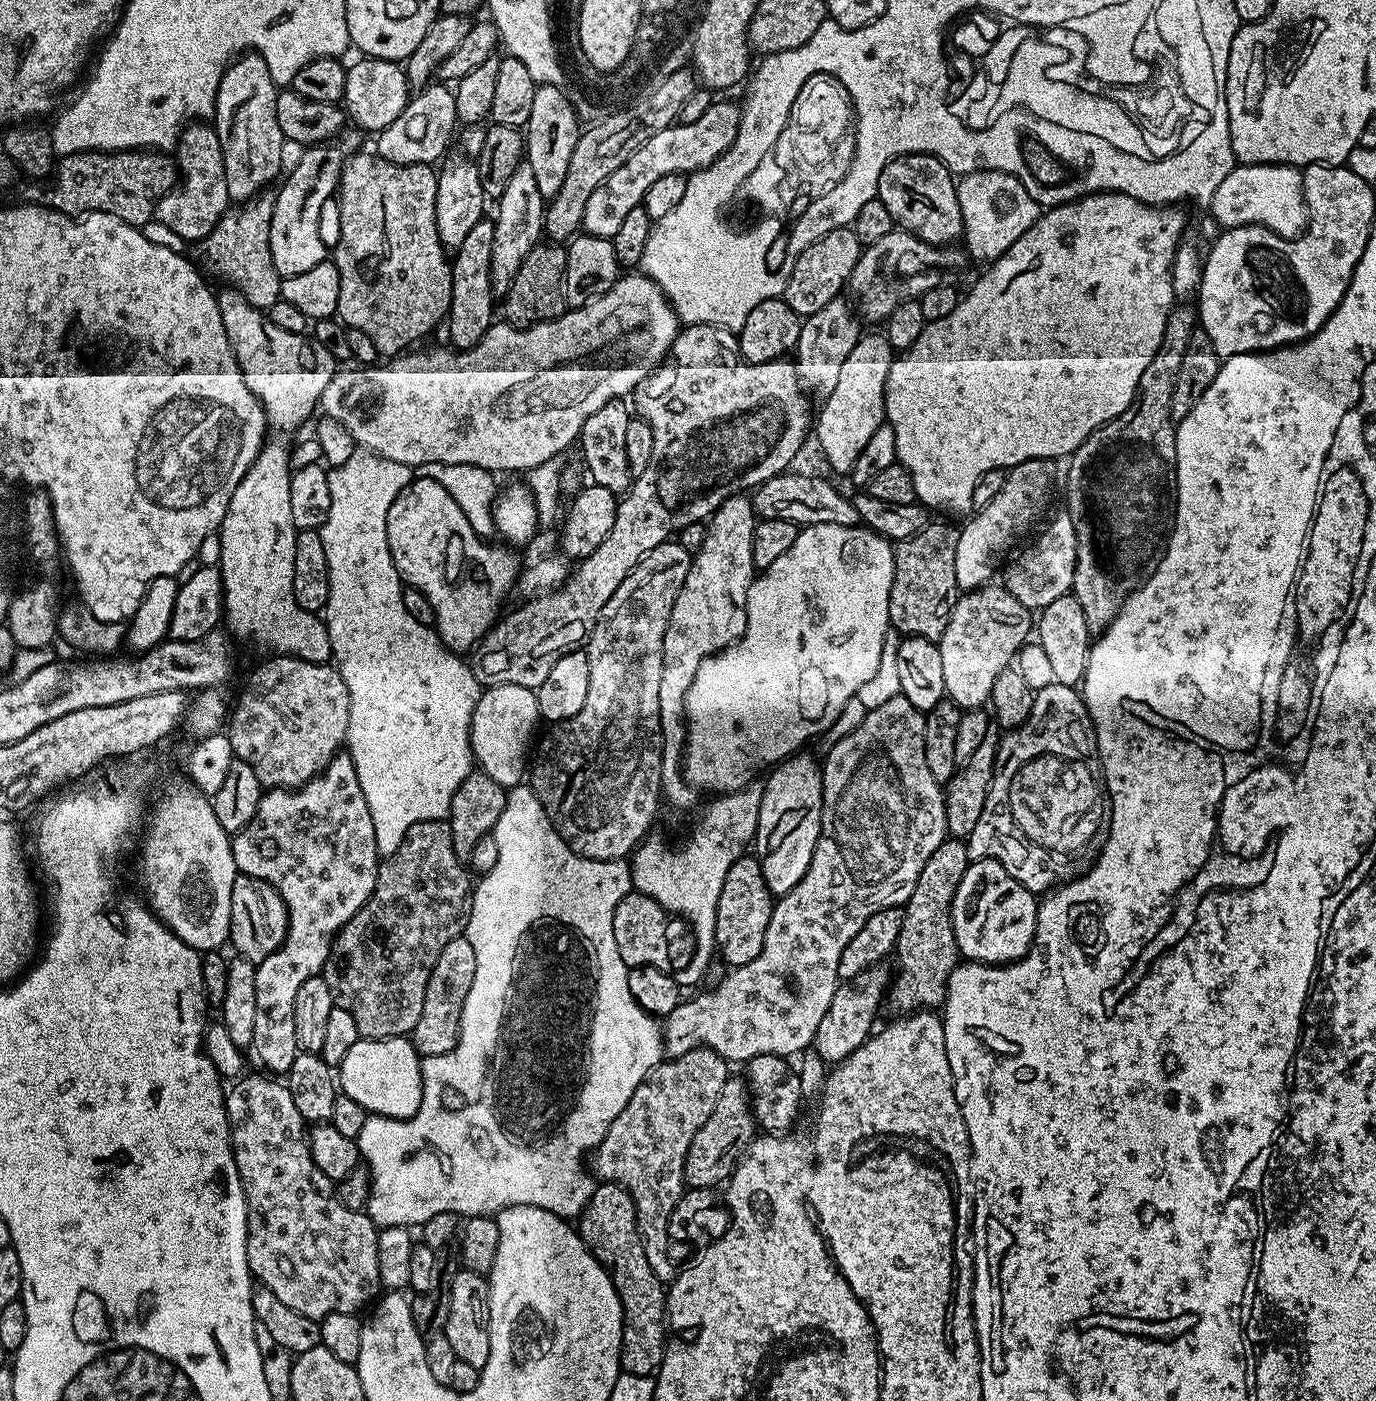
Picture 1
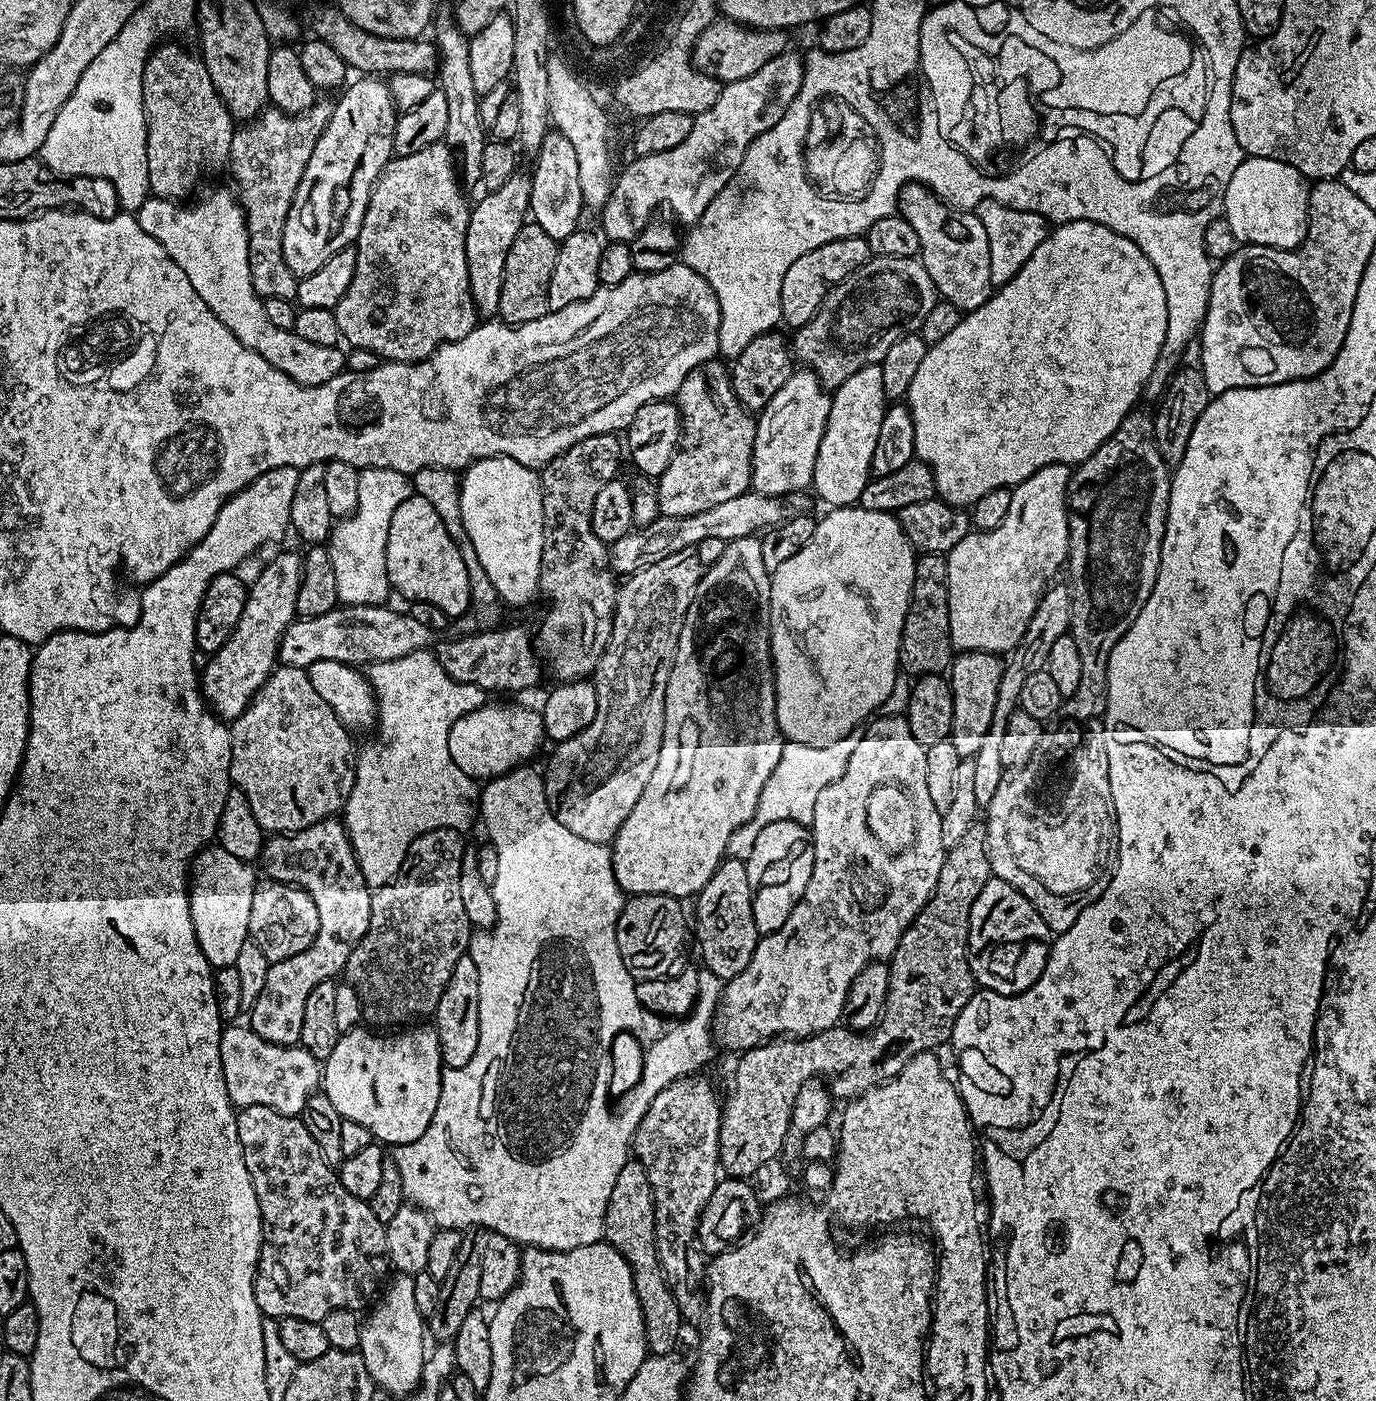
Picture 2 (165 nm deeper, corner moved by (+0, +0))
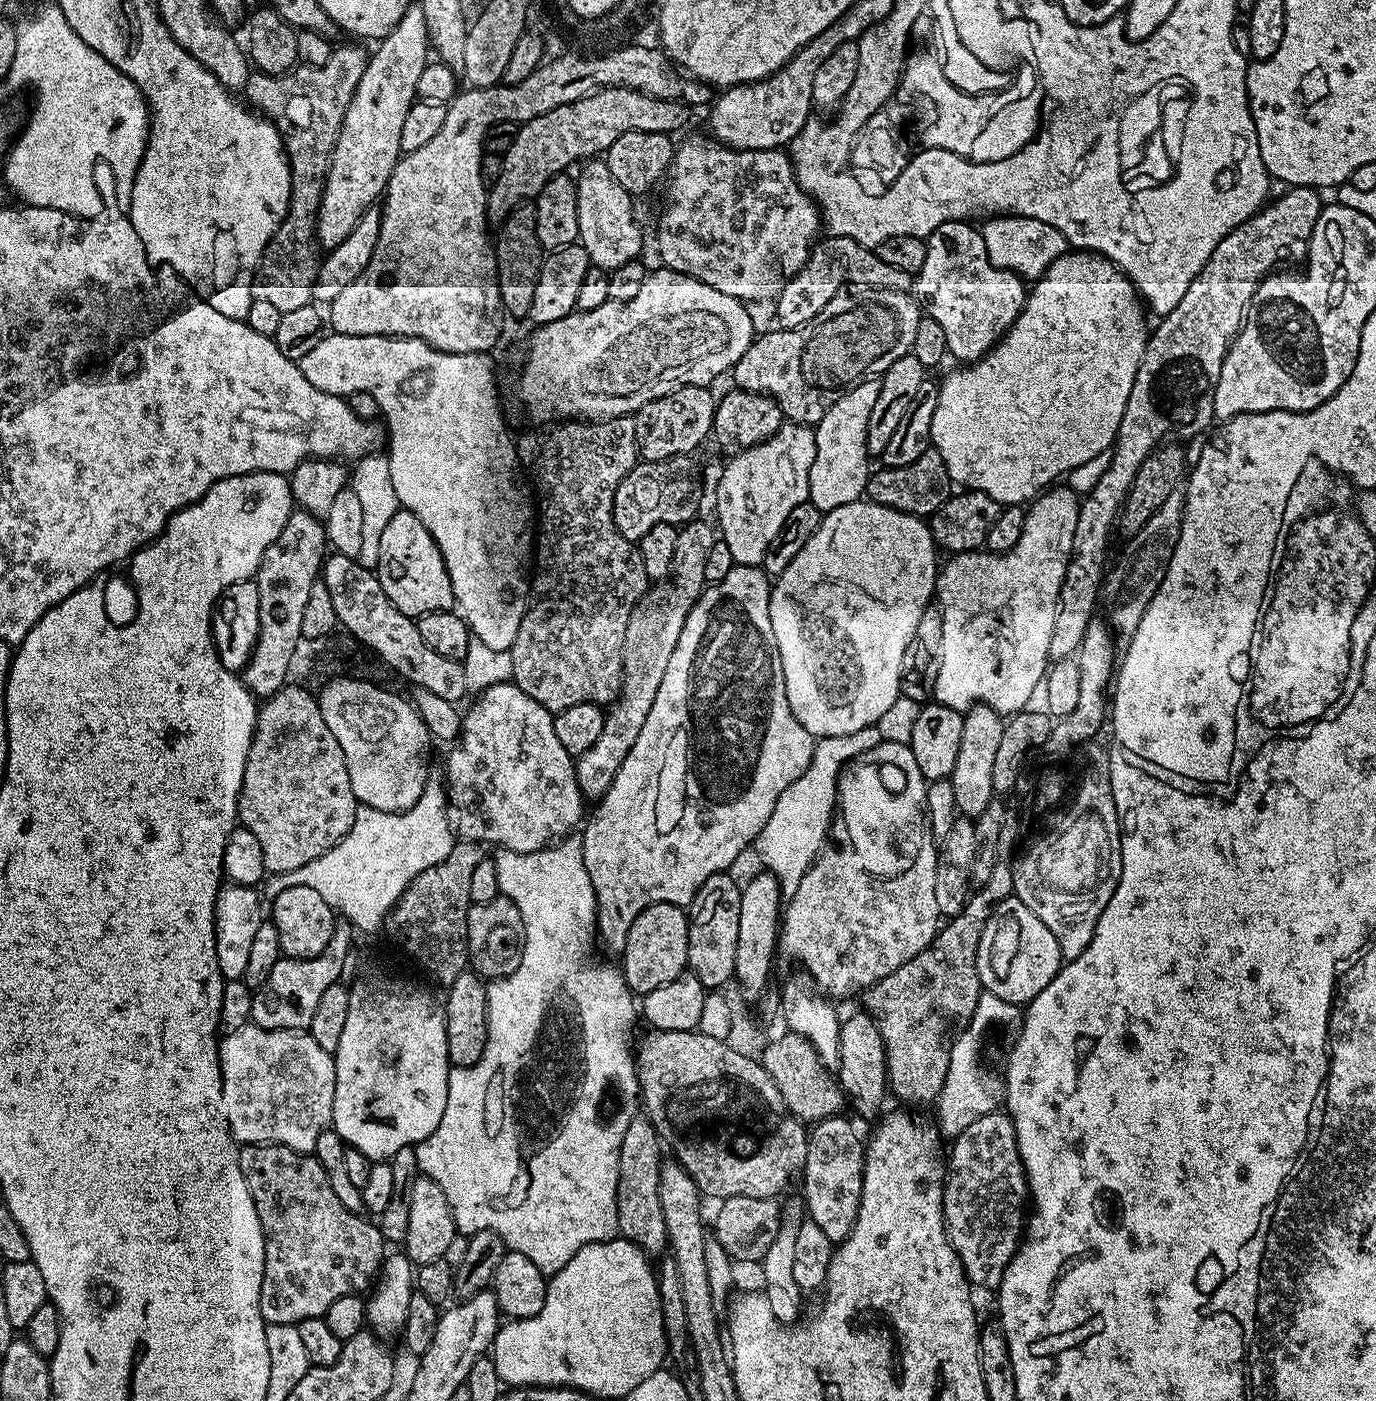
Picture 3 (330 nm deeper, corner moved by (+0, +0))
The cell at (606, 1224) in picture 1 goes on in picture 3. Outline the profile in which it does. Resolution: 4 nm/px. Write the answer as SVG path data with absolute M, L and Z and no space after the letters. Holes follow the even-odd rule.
M637 1118L626 1129L626 1138L622 1138L620 1161L618 1162L618 1232L625 1240L637 1244L649 1258L660 1258L668 1248L666 1218L662 1218L660 1201L660 1157L662 1141L652 1121Z

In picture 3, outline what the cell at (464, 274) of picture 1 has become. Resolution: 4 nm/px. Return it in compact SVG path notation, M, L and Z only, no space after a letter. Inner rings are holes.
M597 88L596 91L570 102L566 106L558 106L538 118L528 120L519 125L517 136L504 151L500 162L500 176L491 185L488 192L488 218L492 222L502 222L521 204L531 201L550 182L550 178L569 171L575 160L587 161L589 158L604 154L609 146L621 138L627 131L656 131L676 134L679 128L688 124L689 105L674 100L660 100L657 96L648 96L636 88Z

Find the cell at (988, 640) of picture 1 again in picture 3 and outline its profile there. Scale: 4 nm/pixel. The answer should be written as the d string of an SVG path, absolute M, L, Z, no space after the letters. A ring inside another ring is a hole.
M977 706L963 713L962 746L958 748L958 762L954 764L951 782L954 786L954 802L957 813L964 818L980 817L986 806L994 799L994 757L1002 743L1005 721L993 708Z

